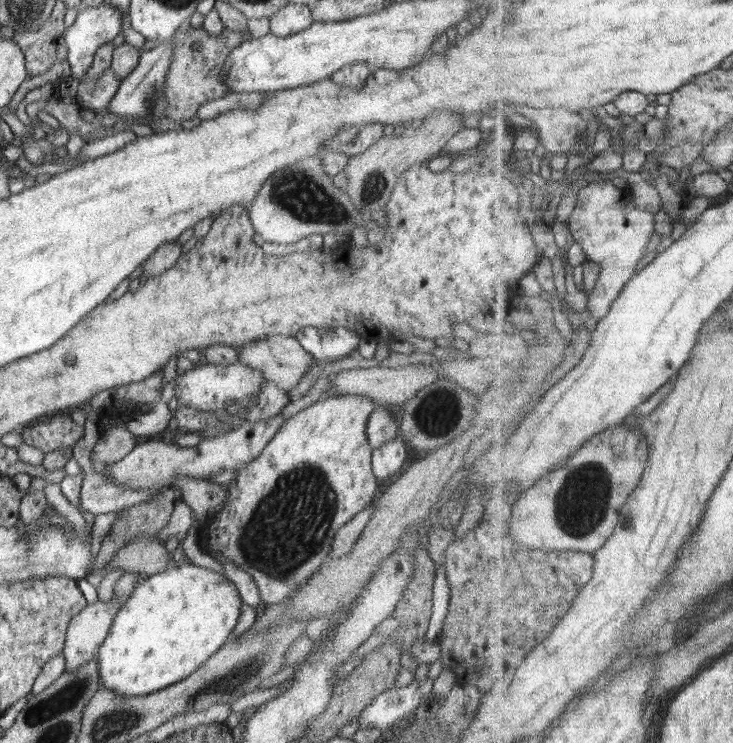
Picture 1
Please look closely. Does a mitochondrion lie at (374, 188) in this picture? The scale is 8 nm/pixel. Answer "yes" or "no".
yes

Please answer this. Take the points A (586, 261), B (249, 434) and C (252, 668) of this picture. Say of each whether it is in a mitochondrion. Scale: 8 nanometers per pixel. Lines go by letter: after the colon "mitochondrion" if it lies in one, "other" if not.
A: other
B: other
C: mitochondrion

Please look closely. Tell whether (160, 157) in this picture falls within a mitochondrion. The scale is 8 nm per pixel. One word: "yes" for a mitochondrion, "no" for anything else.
no

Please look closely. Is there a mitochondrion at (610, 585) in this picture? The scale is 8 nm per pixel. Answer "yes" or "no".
no

